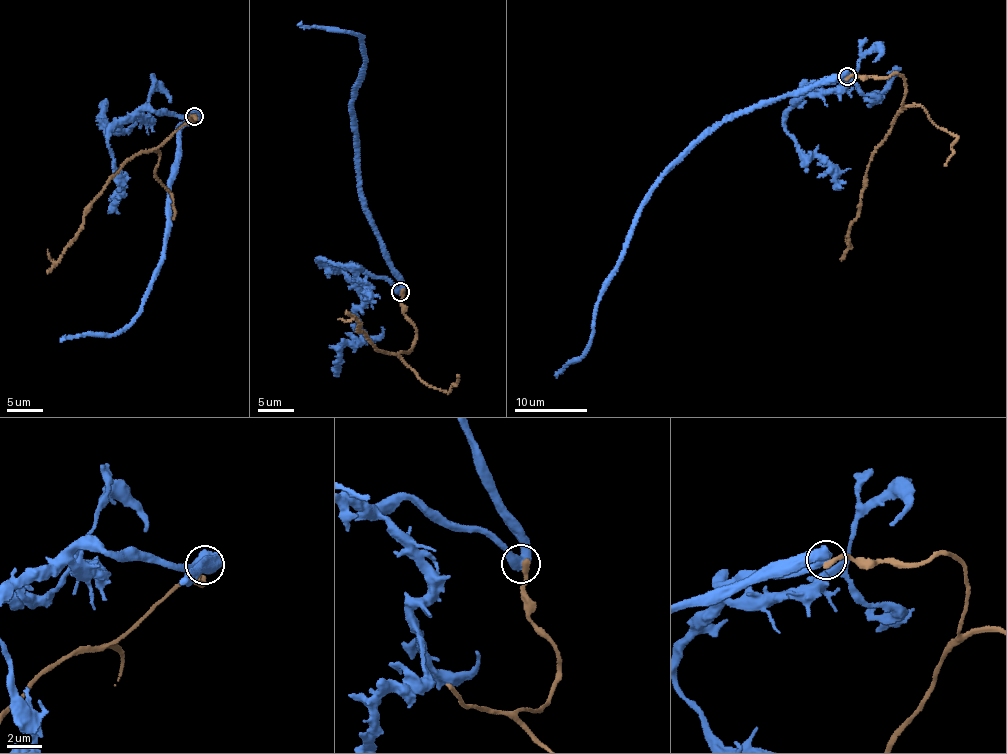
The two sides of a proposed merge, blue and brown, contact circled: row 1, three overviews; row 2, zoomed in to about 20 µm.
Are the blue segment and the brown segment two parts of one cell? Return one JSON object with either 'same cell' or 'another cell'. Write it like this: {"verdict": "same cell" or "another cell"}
{"verdict": "another cell"}

